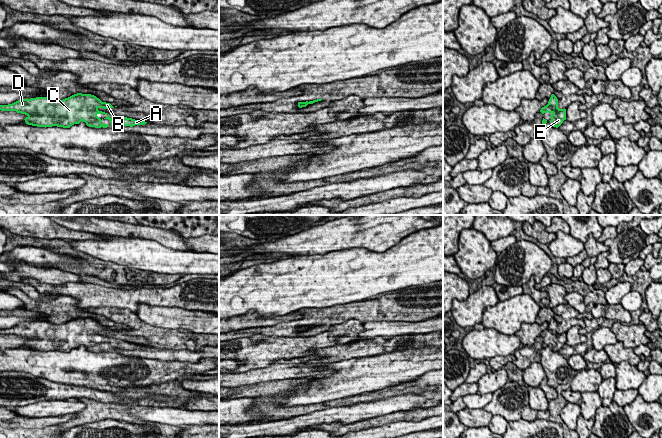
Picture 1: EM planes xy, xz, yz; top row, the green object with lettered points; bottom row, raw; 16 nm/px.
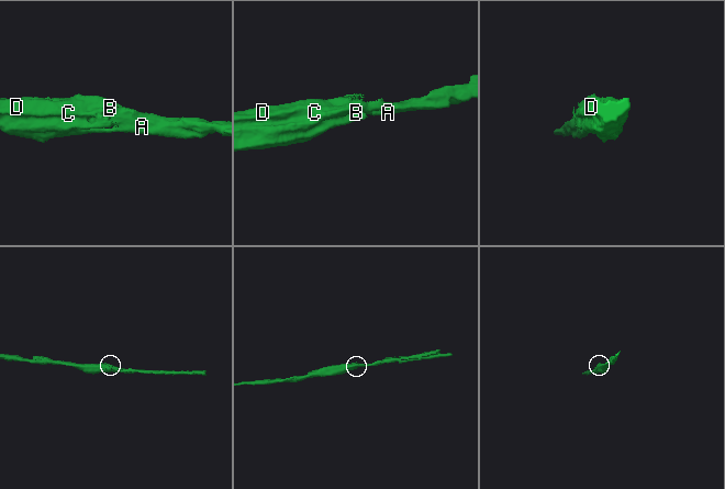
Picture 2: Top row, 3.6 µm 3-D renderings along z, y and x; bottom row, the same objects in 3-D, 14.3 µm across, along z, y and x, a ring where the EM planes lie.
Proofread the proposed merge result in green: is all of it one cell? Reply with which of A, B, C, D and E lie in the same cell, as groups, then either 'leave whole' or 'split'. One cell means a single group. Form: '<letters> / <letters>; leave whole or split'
A B C D E; leave whole

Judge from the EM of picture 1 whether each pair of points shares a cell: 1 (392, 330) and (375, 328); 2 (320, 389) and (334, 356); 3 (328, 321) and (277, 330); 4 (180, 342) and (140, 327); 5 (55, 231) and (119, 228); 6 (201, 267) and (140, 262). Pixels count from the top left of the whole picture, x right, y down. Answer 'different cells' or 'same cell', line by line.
1: same cell
2: different cells
3: same cell
4: same cell
5: different cells
6: same cell

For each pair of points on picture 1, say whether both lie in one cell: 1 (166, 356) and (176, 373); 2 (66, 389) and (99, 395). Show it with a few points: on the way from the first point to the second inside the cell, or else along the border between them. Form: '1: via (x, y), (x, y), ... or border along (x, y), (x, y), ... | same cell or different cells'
1: border along (146, 358), (162, 361), (193, 362) | different cells
2: via (74, 391), (91, 393) | same cell

